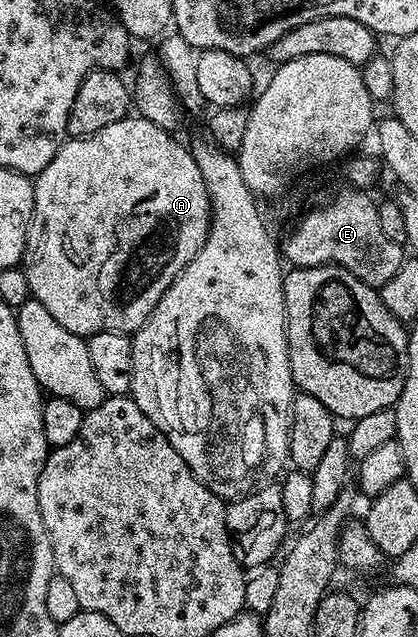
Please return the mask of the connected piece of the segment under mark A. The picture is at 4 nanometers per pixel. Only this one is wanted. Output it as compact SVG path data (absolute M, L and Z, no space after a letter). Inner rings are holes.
M128 117L121 121L113 121L113 125L108 125L101 129L101 133L93 133L89 137L80 139L68 138L64 141L53 161L45 165L45 169L40 175L34 176L35 184L35 211L31 214L31 224L27 230L27 240L25 241L25 253L21 264L23 271L29 277L29 289L32 296L69 333L77 333L84 337L90 337L102 331L122 331L124 333L134 333L146 323L148 317L153 313L157 301L169 289L169 285L197 257L201 245L207 240L207 230L211 227L211 198L207 192L205 181L201 177L201 169L197 169L197 161L191 155L186 146L182 147L172 132L163 127L153 125L153 121L140 119L138 117Z

